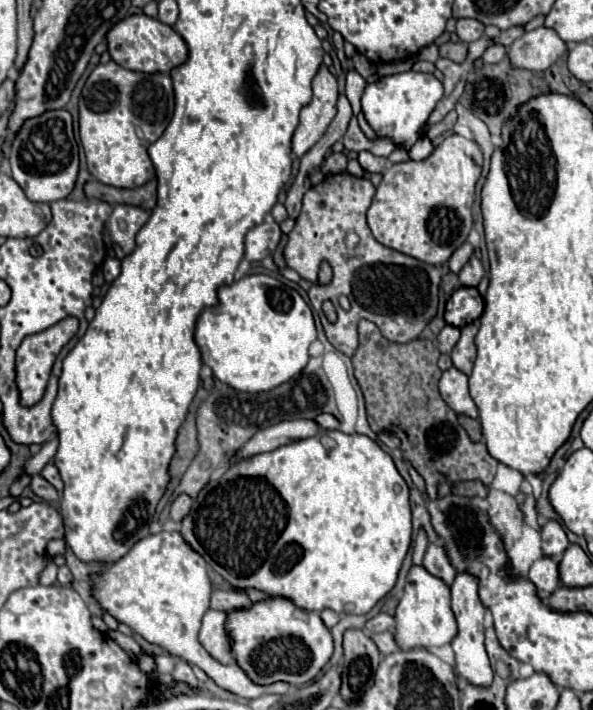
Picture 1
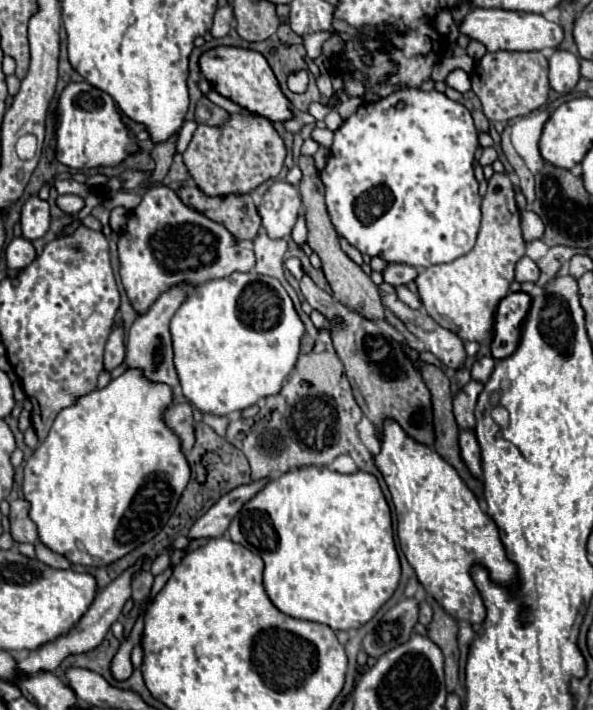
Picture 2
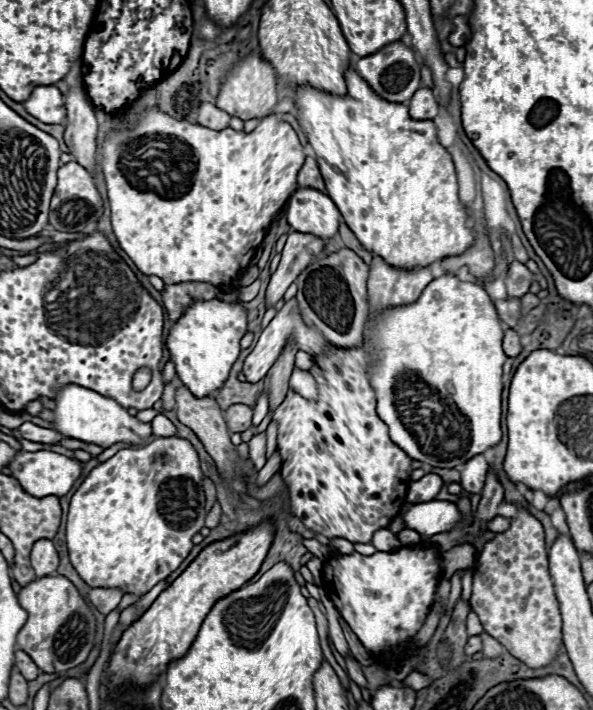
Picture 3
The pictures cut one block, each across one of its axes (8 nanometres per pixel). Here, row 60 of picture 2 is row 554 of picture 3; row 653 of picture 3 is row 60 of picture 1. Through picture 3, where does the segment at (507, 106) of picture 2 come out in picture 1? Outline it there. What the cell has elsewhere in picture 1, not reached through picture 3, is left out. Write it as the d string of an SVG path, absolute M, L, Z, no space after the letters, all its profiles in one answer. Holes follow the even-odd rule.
M544 26L522 34L508 46L510 62L534 72L548 70L564 52L566 44L562 42L562 38L554 30Z

